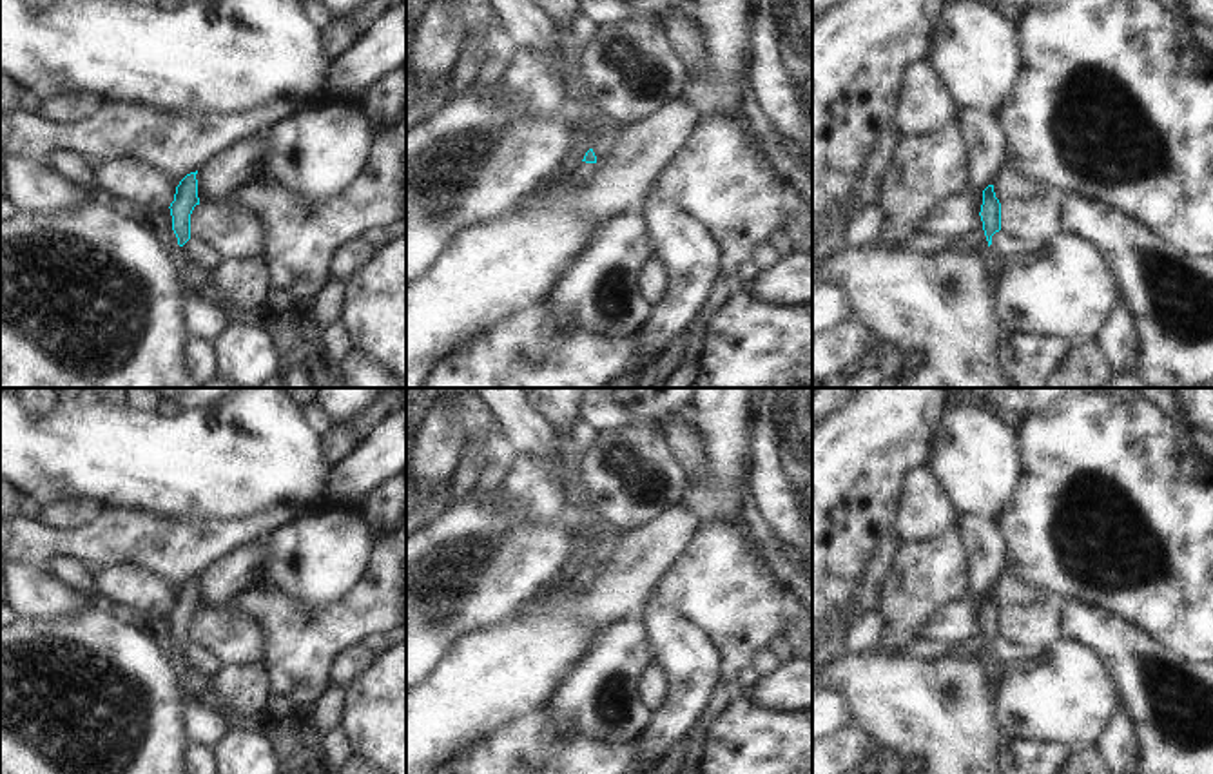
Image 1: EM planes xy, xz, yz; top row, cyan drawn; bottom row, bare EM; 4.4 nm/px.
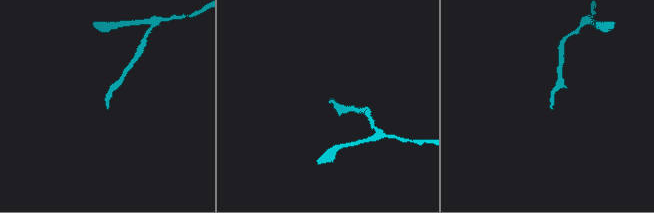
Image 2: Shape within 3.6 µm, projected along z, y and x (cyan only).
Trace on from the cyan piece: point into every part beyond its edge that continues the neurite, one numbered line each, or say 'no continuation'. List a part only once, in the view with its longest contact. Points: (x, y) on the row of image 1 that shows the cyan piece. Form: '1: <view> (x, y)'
1: yz (1063, 289)

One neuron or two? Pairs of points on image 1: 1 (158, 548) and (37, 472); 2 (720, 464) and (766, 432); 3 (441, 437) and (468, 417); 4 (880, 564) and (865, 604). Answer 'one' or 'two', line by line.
1: two
2: two
3: two
4: one

